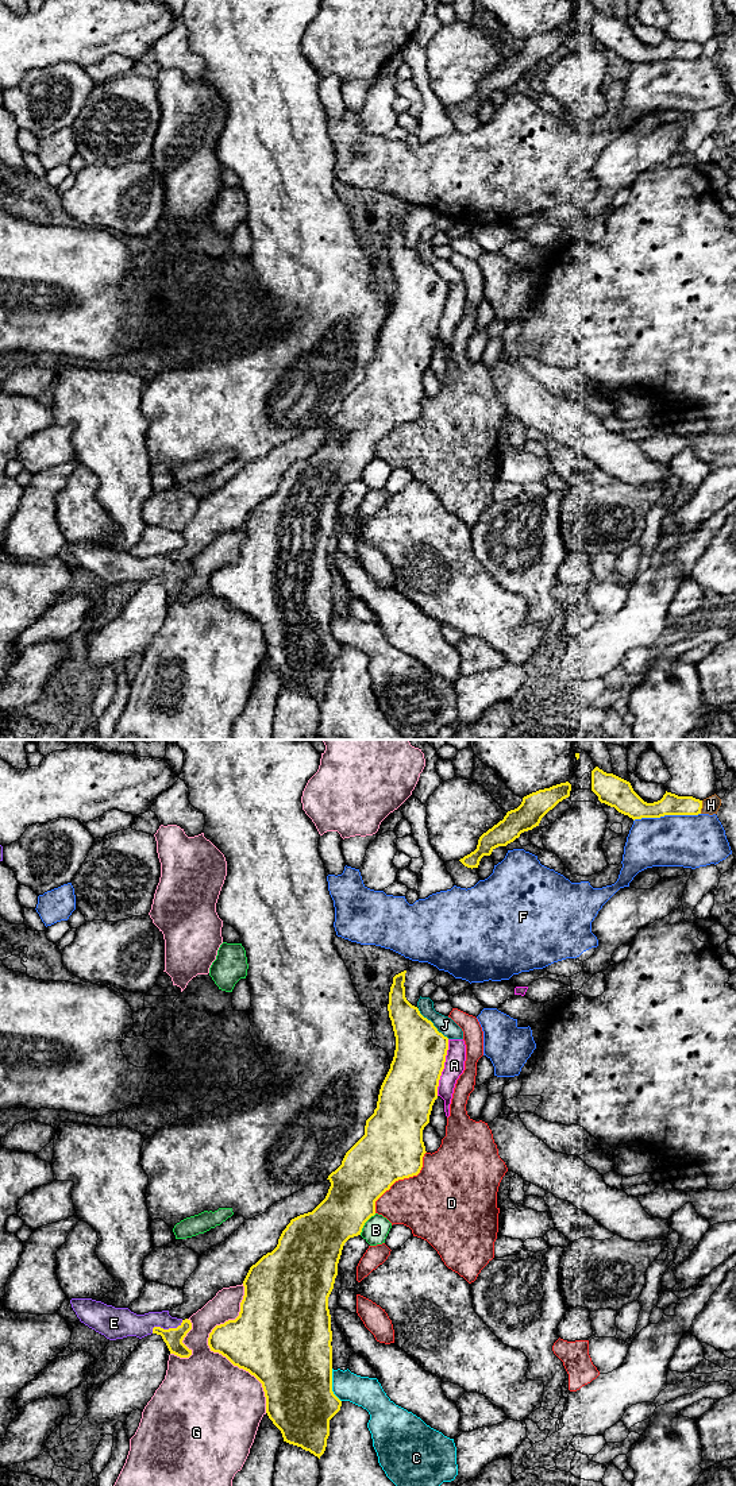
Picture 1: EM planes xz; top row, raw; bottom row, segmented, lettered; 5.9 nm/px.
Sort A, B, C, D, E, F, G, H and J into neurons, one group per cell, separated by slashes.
A / B / C / D / E / F / G / H / J

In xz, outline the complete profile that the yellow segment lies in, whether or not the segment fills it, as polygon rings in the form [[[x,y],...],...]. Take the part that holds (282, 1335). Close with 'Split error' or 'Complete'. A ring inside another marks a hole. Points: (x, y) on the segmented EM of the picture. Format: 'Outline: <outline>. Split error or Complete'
Outline: [[[405,973],[393,977],[389,992],[396,1050],[390,1069],[381,1085],[377,1108],[366,1120],[365,1135],[346,1153],[342,1165],[328,1176],[331,1186],[325,1199],[312,1211],[290,1220],[277,1247],[253,1265],[243,1281],[244,1296],[235,1320],[216,1325],[208,1338],[211,1351],[226,1356],[234,1366],[248,1371],[263,1387],[266,1413],[281,1431],[284,1441],[301,1447],[320,1459],[330,1436],[330,1420],[340,1410],[342,1401],[332,1392],[332,1331],[328,1297],[338,1275],[338,1263],[344,1243],[361,1235],[365,1223],[375,1215],[375,1201],[404,1178],[417,1176],[427,1153],[423,1130],[429,1123],[432,1105],[444,1069],[448,1038],[424,1018],[405,997]]]. Complete

